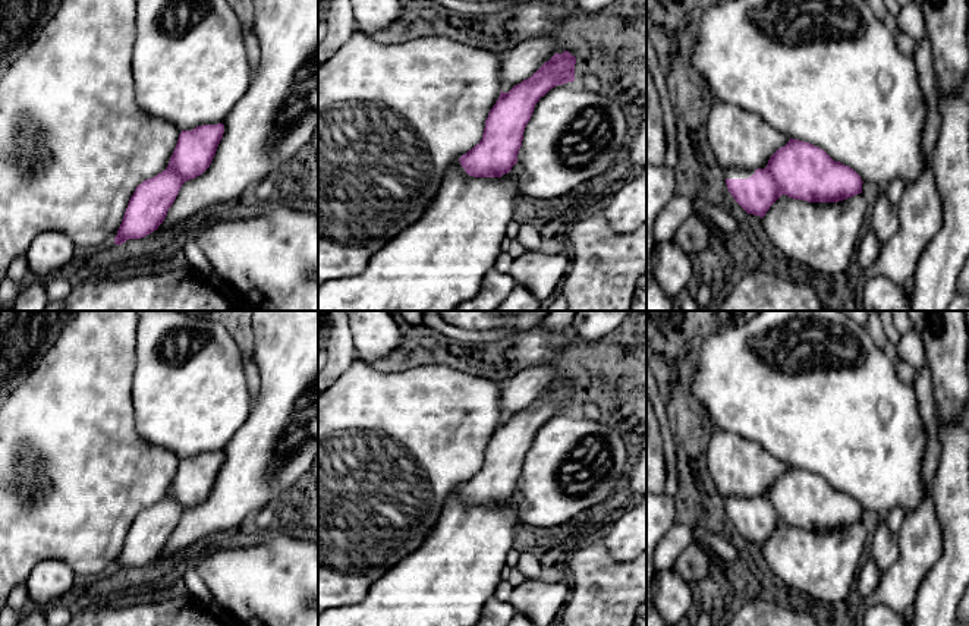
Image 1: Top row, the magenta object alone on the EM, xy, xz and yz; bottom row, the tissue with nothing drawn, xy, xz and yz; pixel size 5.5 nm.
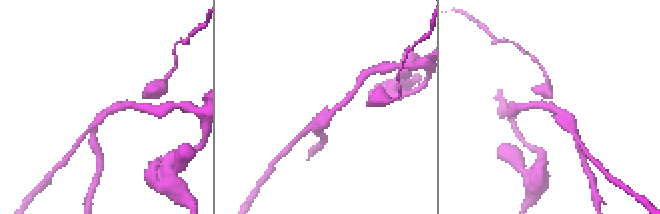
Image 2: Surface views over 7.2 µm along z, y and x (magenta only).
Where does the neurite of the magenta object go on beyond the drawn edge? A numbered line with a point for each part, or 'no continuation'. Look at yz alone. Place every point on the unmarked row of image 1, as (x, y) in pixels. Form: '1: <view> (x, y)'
1: yz (739, 502)

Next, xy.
no continuation

